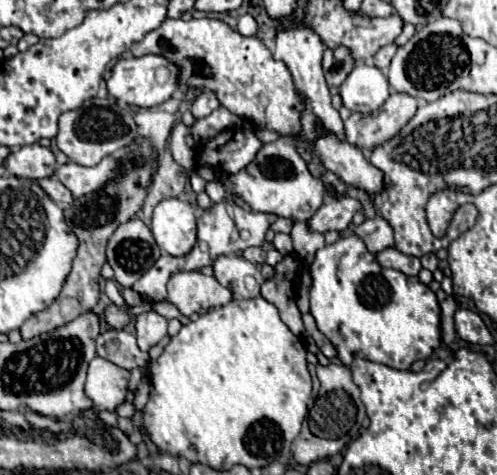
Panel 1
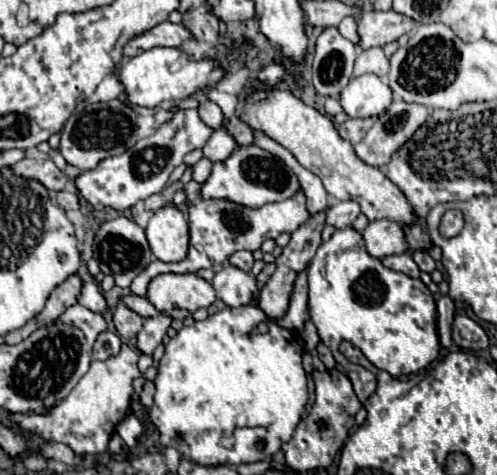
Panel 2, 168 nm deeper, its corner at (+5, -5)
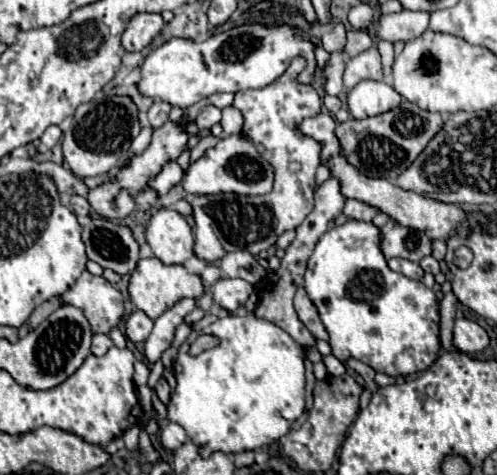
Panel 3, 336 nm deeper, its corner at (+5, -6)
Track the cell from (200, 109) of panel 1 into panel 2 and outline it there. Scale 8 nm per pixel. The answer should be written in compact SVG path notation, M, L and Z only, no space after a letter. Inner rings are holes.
M205 100L205 102L199 104L199 118L207 126L211 126L213 130L219 130L223 126L223 112L221 112L221 108L217 104L209 102L209 100Z

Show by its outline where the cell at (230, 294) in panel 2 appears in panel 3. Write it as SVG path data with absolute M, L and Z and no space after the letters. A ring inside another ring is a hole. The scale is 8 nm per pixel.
M219 279L213 287L213 301L227 311L235 311L237 307L245 305L247 297L253 293L253 285L243 279Z

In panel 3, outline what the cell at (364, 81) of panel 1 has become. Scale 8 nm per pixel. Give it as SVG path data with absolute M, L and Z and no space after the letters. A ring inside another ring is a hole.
M365 79L349 91L349 113L355 119L367 119L371 115L381 115L399 105L401 95L383 81Z

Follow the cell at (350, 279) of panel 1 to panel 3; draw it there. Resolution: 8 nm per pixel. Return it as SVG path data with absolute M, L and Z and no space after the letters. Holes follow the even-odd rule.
M347 221L329 229L309 257L305 283L309 299L329 333L331 353L339 361L355 357L387 375L415 375L439 357L439 307L435 293L389 269L379 249L379 229L365 221Z

